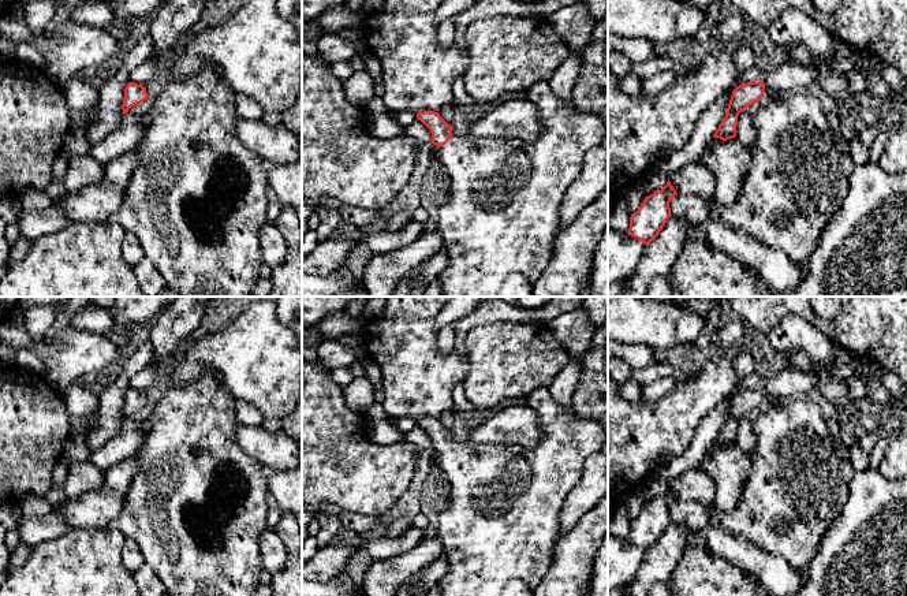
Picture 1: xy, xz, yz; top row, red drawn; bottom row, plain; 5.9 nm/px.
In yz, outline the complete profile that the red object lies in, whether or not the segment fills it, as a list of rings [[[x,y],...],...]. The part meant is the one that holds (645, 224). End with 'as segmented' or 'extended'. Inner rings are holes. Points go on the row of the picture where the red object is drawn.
[[[668,179],[661,190],[645,197],[638,211],[631,215],[627,232],[647,246],[671,217],[669,202],[675,195],[678,193]]]; as segmented

